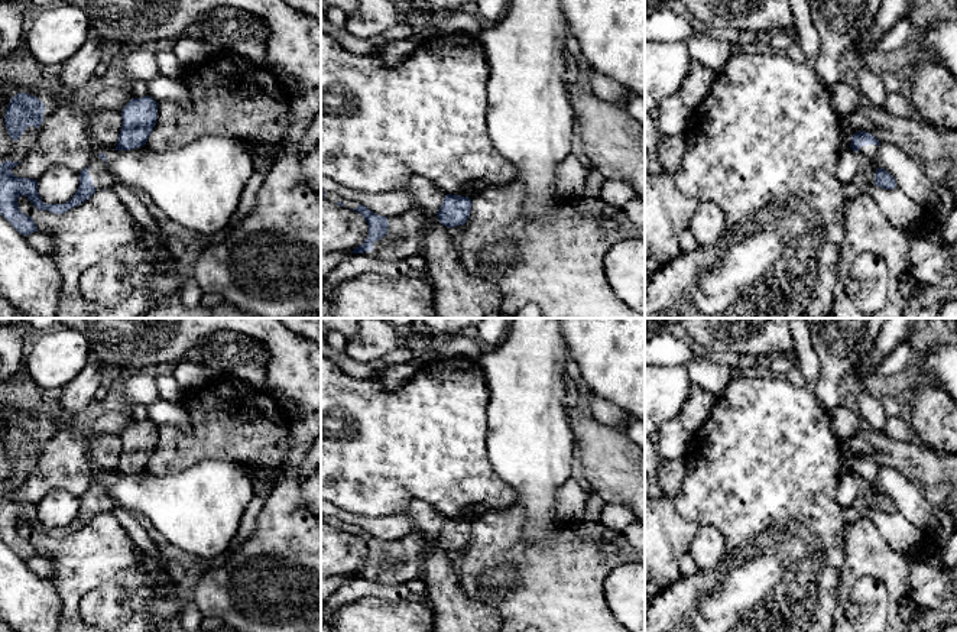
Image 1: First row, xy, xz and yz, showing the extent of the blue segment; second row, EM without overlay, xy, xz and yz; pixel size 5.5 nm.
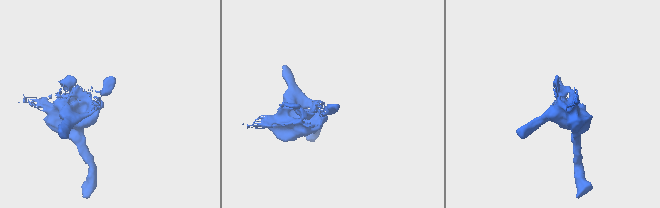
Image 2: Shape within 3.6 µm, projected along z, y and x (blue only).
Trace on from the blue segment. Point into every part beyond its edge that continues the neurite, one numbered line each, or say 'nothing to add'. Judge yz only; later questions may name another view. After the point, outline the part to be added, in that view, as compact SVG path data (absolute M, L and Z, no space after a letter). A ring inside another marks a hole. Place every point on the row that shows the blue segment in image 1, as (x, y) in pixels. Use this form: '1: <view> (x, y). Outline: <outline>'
1: yz (869, 151). Outline: M877 145L860 146L859 152L866 156L866 159L867 159L867 171L869 171L870 176L875 179L875 174L876 174L876 171L879 168Z

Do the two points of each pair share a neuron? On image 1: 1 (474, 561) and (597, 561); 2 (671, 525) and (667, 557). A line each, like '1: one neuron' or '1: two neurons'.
1: one neuron
2: one neuron

